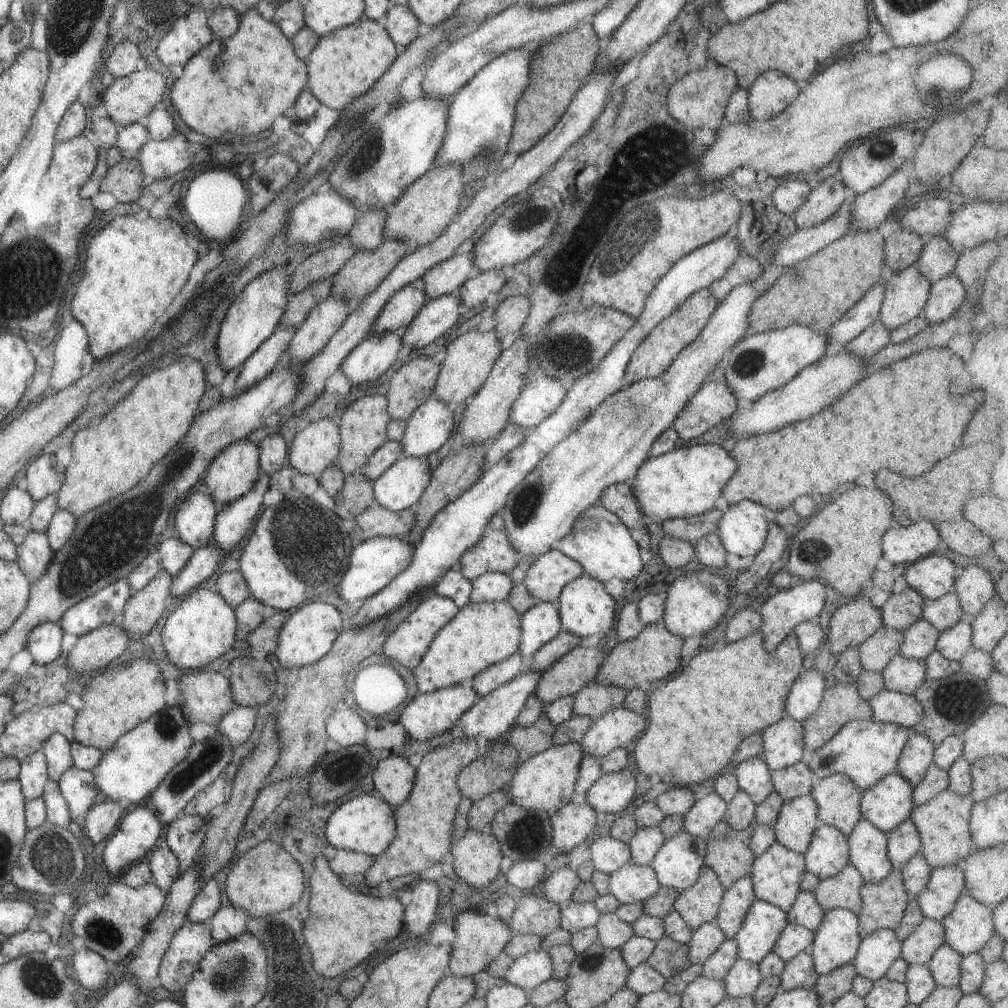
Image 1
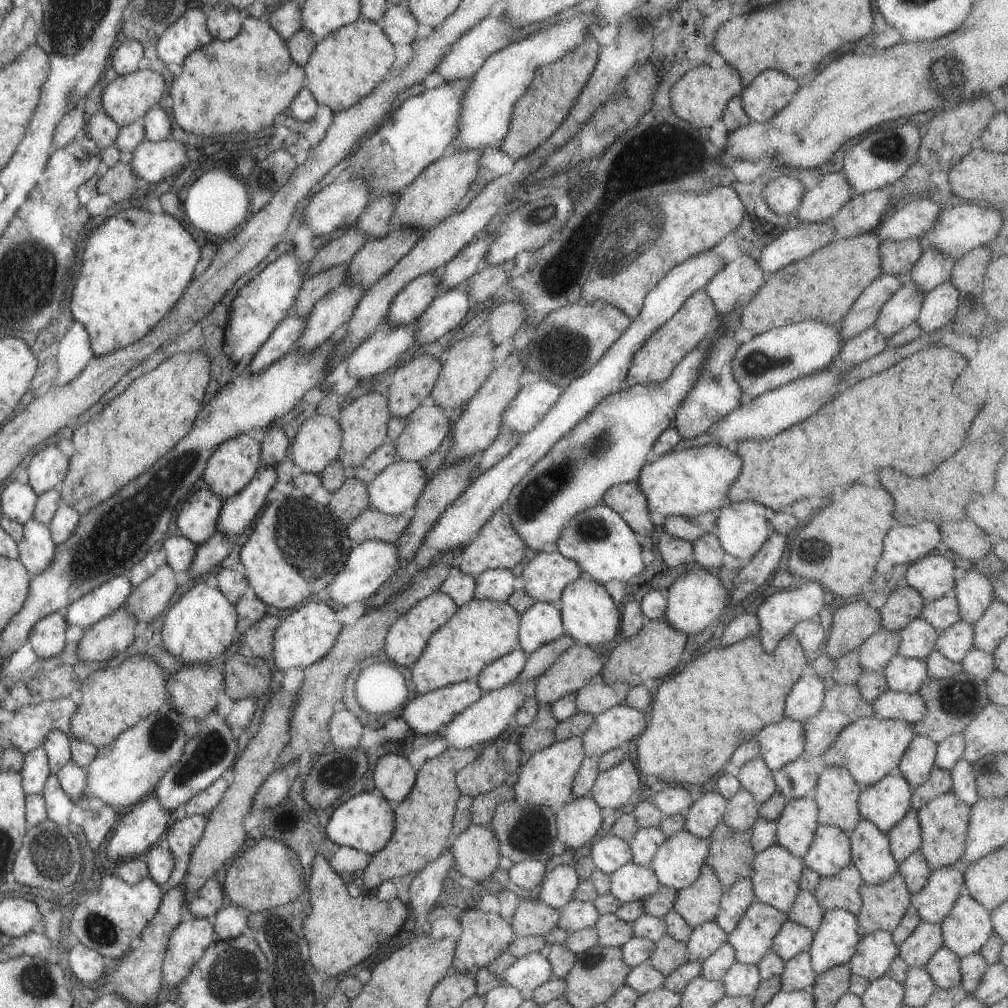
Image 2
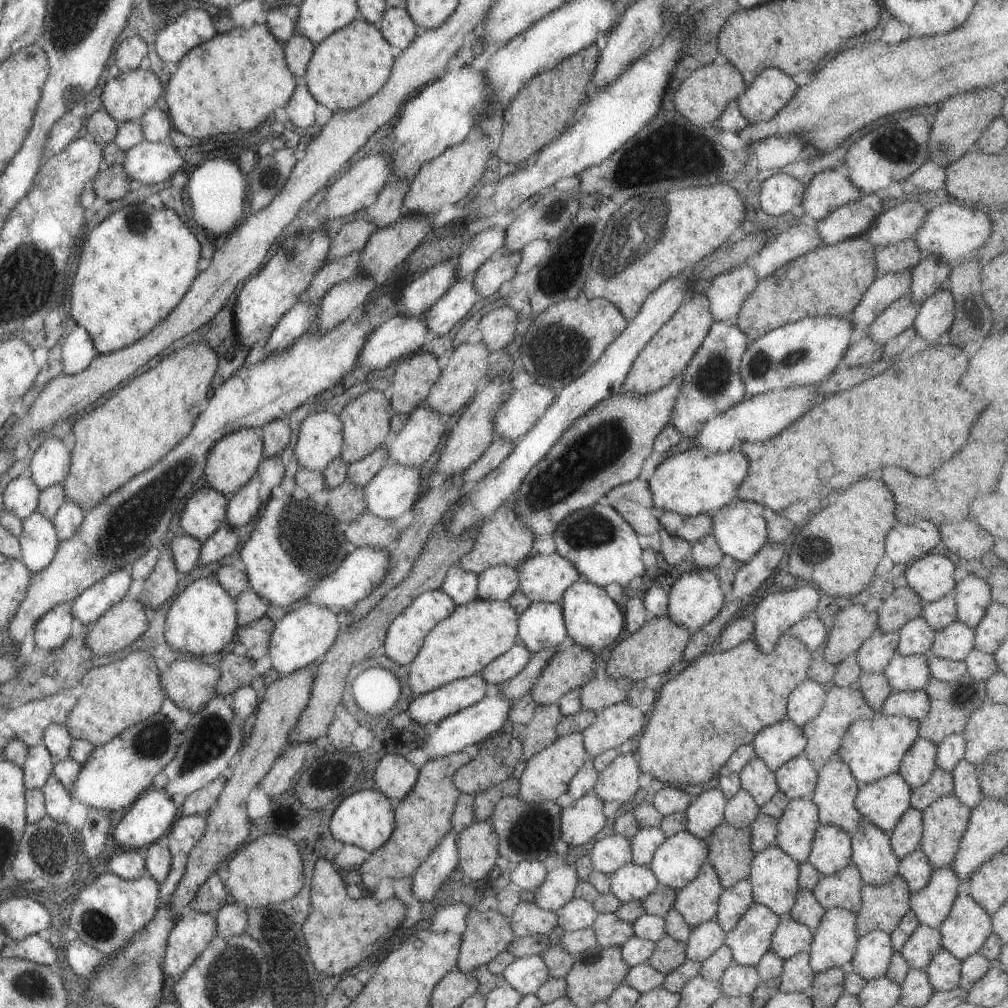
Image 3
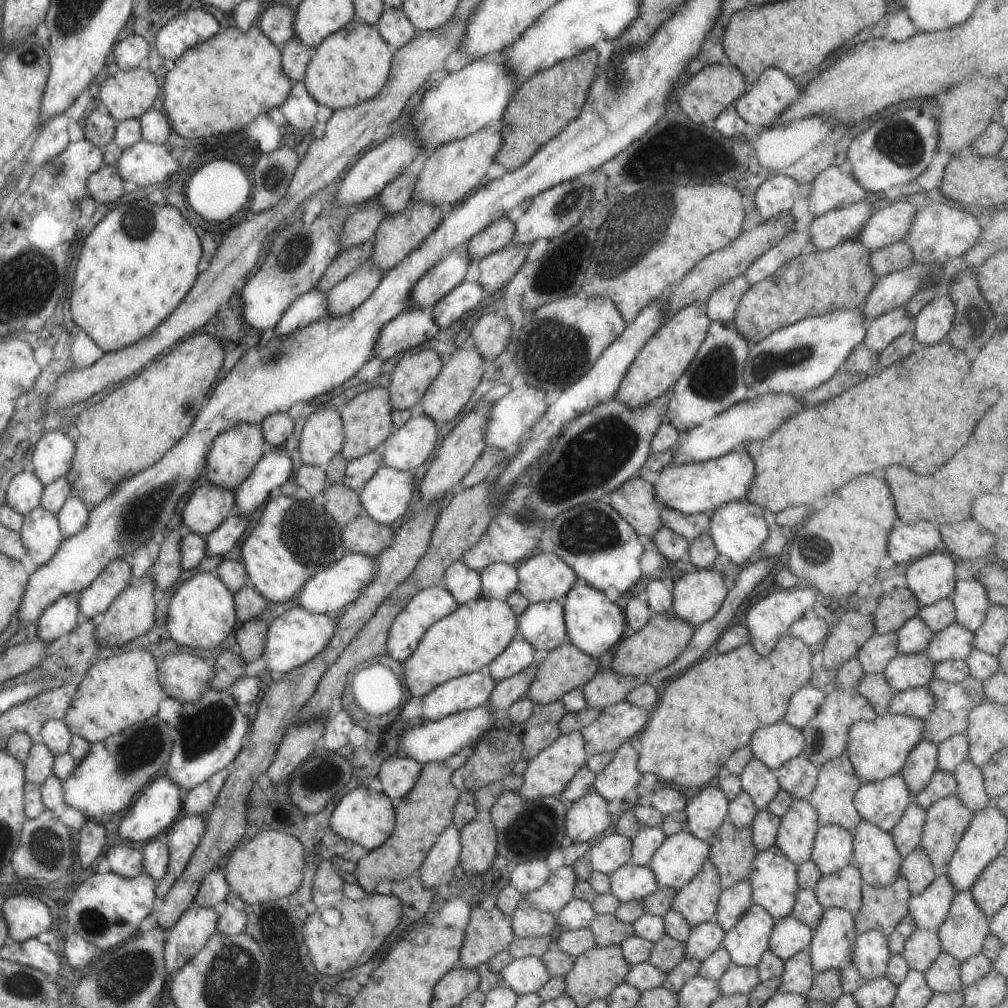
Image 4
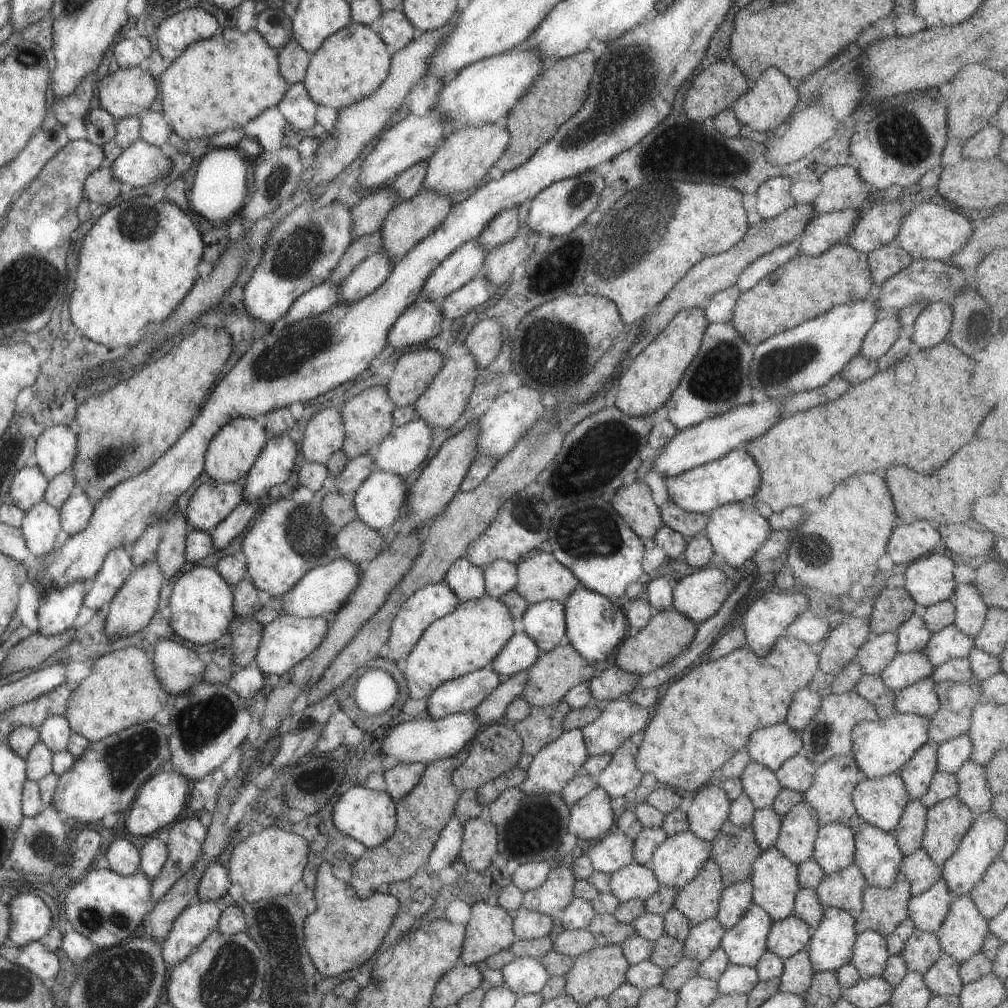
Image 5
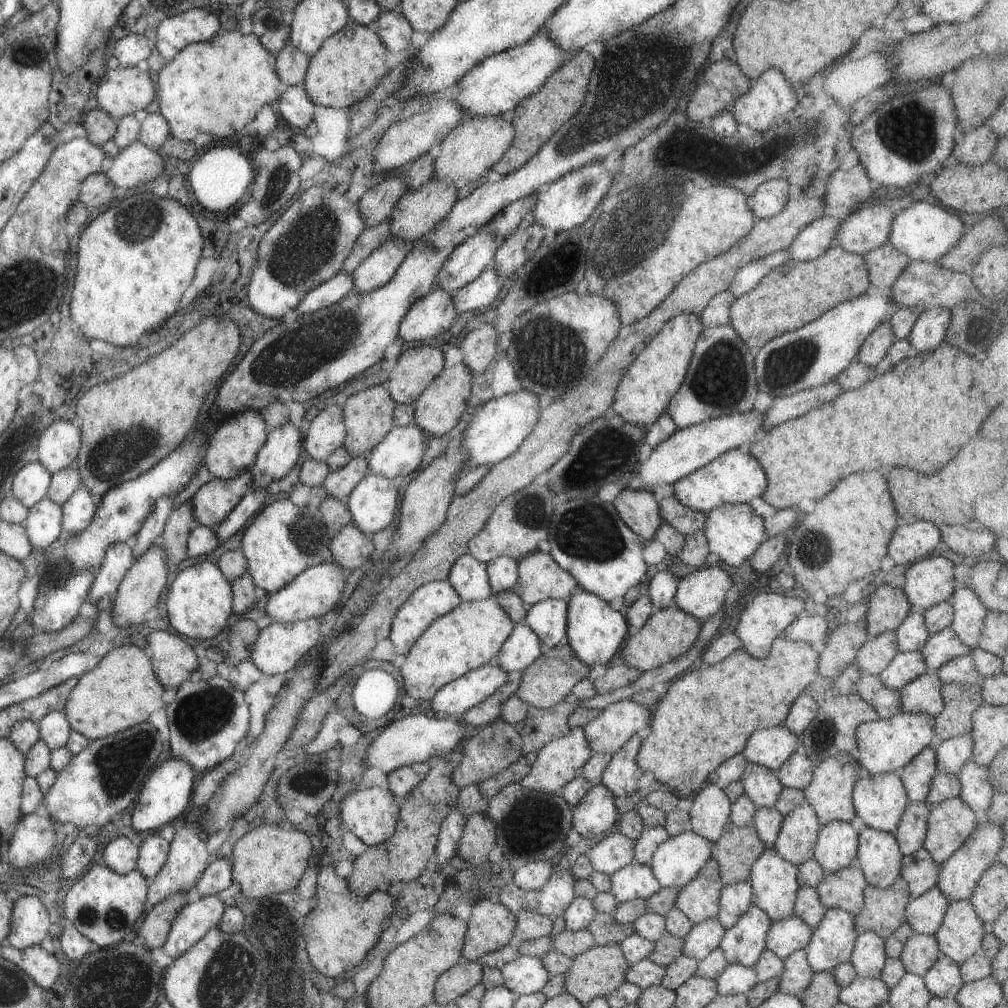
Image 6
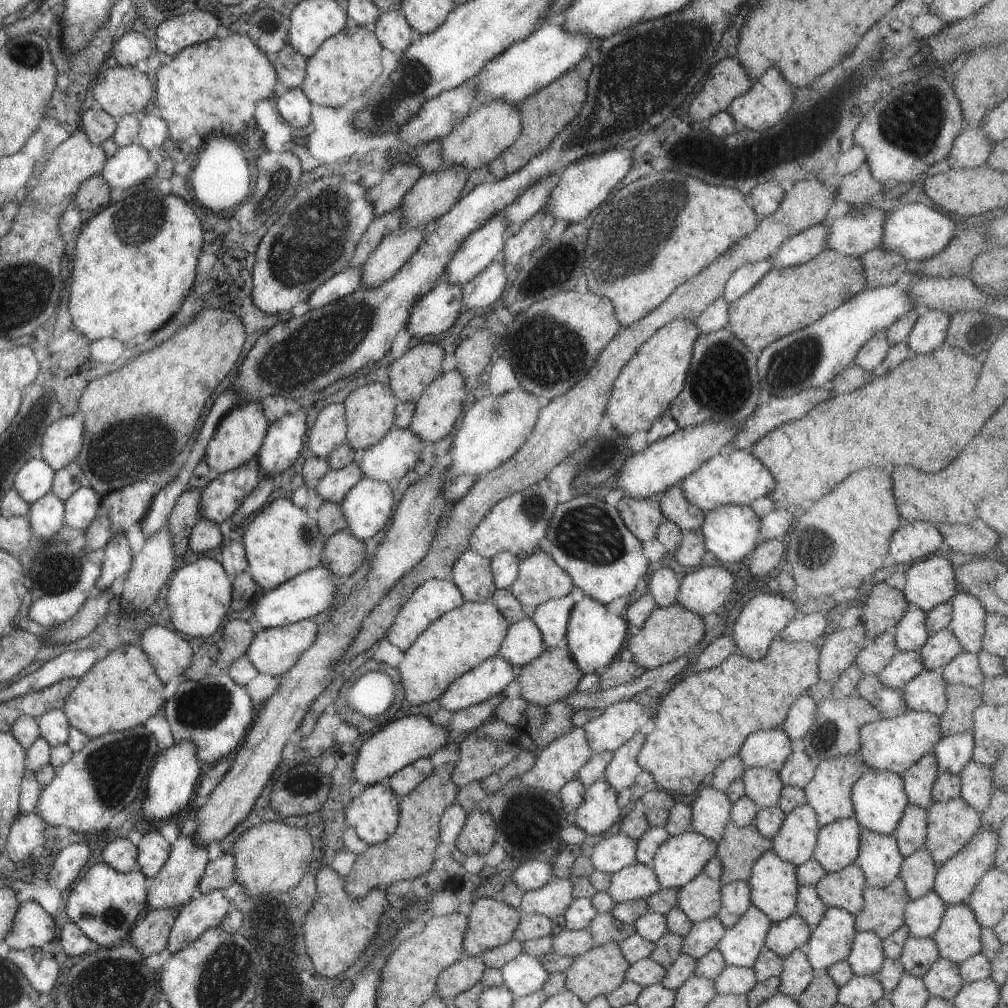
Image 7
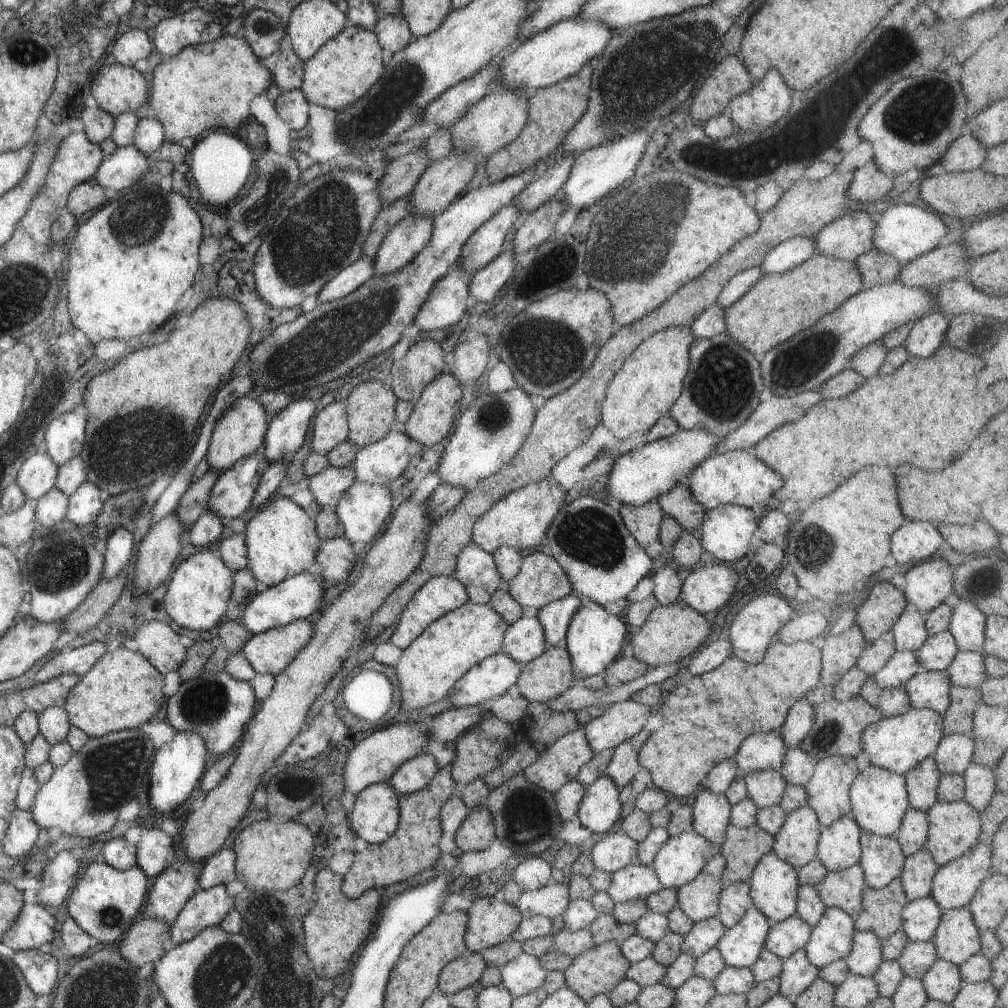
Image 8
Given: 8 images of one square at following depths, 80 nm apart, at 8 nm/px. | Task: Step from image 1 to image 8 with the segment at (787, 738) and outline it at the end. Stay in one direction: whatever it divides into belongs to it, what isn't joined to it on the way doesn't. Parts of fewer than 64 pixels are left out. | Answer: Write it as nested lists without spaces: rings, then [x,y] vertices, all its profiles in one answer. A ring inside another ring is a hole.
[[[776,731],[754,733],[739,744],[732,760],[743,774],[766,769],[778,771],[787,750]]]

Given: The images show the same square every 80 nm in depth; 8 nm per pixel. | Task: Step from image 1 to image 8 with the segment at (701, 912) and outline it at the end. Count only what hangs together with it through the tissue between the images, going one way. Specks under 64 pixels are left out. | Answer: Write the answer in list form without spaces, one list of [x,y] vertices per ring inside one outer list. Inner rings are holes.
[[[715,852],[695,878],[692,878],[689,882],[682,884],[678,889],[676,889],[676,907],[681,910],[689,920],[692,920],[693,923],[702,921],[706,918],[711,918],[717,912],[718,894],[724,886],[721,881],[723,867],[723,855],[720,852]]]

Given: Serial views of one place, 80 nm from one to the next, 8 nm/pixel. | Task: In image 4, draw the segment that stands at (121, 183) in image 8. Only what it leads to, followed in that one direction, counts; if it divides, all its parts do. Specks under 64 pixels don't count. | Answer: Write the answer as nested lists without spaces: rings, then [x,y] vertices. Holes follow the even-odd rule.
[[[137,141],[123,149],[114,164],[117,174],[136,186],[162,183],[173,173],[179,173],[181,160],[173,158],[164,144]]]

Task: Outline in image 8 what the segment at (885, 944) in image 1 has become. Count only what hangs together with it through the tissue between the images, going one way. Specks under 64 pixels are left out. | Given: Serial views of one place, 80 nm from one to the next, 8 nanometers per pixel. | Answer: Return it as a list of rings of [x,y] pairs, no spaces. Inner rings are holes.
[[[854,931],[851,948],[843,959],[851,975],[871,977],[883,959],[880,938],[871,931]]]

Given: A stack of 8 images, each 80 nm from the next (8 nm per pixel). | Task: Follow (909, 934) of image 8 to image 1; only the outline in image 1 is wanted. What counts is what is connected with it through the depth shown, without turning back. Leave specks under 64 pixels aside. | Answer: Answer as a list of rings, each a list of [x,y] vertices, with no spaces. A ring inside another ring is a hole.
[[[957,865],[934,868],[925,888],[914,897],[924,918],[940,921],[951,912],[959,895],[964,893],[963,873]]]

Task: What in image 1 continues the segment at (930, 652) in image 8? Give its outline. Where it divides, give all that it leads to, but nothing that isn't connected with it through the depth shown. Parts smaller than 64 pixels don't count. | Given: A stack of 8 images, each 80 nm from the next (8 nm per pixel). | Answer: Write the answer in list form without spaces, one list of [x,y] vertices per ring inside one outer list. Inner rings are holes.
[[[964,618],[938,634],[934,649],[943,658],[958,661],[972,647],[970,636],[970,623],[968,619]]]

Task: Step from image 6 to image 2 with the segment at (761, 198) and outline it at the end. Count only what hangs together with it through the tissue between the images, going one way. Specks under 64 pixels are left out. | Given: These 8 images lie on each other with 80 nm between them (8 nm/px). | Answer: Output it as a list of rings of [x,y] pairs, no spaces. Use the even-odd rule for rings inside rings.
[[[781,175],[769,181],[761,191],[766,205],[778,215],[786,215],[794,212],[800,205],[806,188],[799,180]]]

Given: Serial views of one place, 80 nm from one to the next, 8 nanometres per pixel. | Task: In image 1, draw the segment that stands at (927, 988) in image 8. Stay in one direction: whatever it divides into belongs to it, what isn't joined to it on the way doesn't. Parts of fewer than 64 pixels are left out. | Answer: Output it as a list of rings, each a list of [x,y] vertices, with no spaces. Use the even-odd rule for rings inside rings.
[[[943,943],[924,964],[936,986],[957,987],[960,977],[961,955]]]

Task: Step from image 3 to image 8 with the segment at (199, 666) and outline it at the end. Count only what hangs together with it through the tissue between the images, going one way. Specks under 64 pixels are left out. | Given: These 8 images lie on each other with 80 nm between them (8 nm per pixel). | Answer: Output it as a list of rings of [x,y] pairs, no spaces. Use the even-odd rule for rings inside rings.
[[[161,621],[144,622],[133,631],[131,638],[121,642],[121,646],[142,654],[162,675],[176,671],[187,650],[179,643],[179,635]]]

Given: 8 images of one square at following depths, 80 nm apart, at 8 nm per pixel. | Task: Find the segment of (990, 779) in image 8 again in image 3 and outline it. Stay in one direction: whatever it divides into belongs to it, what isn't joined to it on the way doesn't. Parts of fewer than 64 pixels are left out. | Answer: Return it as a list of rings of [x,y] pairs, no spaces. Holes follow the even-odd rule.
[[[961,759],[951,770],[952,792],[970,810],[983,797],[978,787],[976,766]]]

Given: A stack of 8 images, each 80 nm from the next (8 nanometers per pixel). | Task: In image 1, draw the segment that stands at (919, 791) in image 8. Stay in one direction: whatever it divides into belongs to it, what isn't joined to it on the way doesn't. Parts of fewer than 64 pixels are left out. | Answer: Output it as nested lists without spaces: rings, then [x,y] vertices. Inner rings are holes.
[[[910,732],[897,757],[895,772],[914,787],[932,763],[934,750],[935,744],[925,735]]]

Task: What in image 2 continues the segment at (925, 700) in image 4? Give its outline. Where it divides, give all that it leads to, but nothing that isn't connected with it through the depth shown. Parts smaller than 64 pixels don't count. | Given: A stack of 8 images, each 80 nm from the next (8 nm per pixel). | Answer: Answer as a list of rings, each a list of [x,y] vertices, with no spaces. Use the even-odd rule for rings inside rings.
[[[889,689],[882,692],[870,705],[876,719],[899,719],[909,724],[921,720],[926,711],[925,702],[917,693]]]

